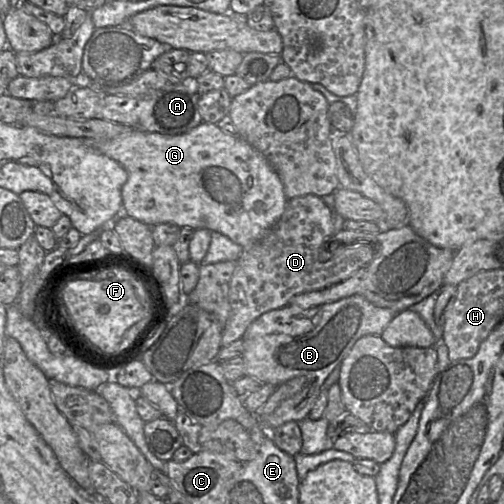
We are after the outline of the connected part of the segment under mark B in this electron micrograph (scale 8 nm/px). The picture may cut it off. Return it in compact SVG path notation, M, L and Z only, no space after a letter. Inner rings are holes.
M352 295L311 308L288 304L262 314L250 324L241 338L245 376L275 387L298 376L307 379L304 387L281 402L274 412L259 416L264 428L273 430L286 422L300 422L307 418L326 378L349 354L355 342L367 335L381 336L396 314L373 305L361 295Z

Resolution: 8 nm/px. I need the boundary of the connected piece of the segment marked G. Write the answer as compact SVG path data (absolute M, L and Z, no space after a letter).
M202 122L188 132L177 135L165 135L133 129L131 132L122 134L113 139L95 140L100 141L98 143L98 151L117 161L128 174L127 181L122 187L124 214L143 222L149 227L153 227L160 223L172 223L180 228L190 227L193 230L206 228L210 231L216 231L225 235L241 247L247 247L259 240L268 230L270 230L280 219L285 210L288 199L284 193L282 181L270 162L240 136L226 133L216 124Z

